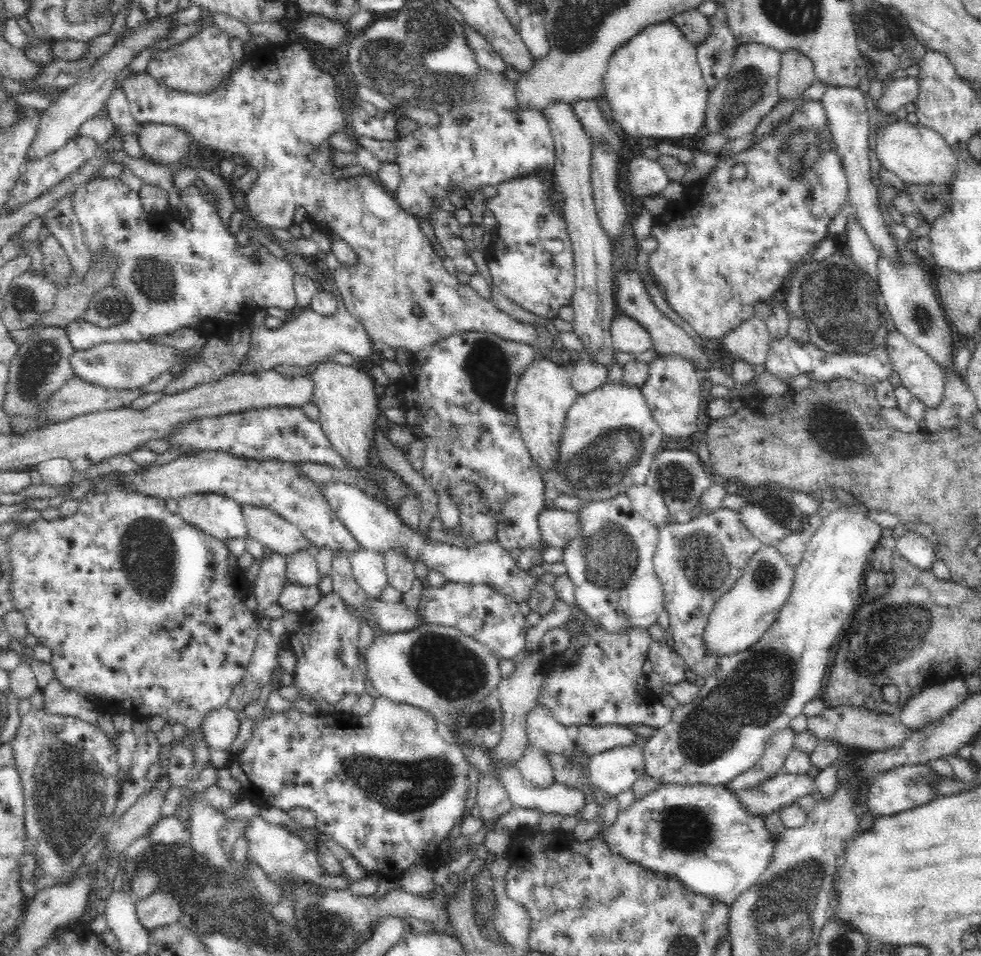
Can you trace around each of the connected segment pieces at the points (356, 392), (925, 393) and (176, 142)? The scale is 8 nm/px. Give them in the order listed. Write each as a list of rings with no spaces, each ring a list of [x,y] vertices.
[[[330,358],[304,371],[303,375],[314,383],[311,403],[320,410],[318,423],[332,447],[356,466],[368,463],[368,450],[375,440],[376,420],[380,414],[380,397],[374,391],[375,380],[354,365],[341,365]]]
[[[898,329],[887,333],[885,344],[901,384],[925,407],[938,406],[944,392],[941,367]]]
[[[142,123],[138,134],[141,151],[157,165],[175,165],[188,160],[195,141],[185,130],[167,124]]]

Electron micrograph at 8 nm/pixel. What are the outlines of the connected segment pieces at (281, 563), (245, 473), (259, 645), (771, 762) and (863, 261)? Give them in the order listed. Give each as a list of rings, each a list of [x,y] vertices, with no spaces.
[[[272,551],[270,555],[264,555],[263,558],[255,586],[251,591],[256,598],[256,608],[252,610],[253,619],[258,623],[266,610],[274,603],[278,603],[278,598],[287,583],[284,555]]]
[[[219,452],[183,455],[167,464],[142,467],[138,472],[110,472],[90,479],[88,493],[108,493],[119,487],[160,501],[174,498],[177,502],[188,494],[222,494],[239,504],[266,506],[288,519],[317,549],[326,548],[332,556],[351,556],[362,549],[356,537],[338,520],[326,499],[316,489],[316,481],[302,476],[295,463],[278,460],[247,461]]]
[[[258,629],[256,647],[250,657],[246,672],[238,685],[234,685],[227,705],[235,711],[242,711],[260,695],[260,689],[272,680],[278,663],[278,649],[281,640],[274,638],[270,629]]]
[[[790,728],[779,730],[774,733],[760,760],[751,766],[745,773],[740,773],[727,788],[733,792],[734,789],[747,789],[758,786],[760,782],[772,778],[781,772],[785,758],[793,749],[793,736],[795,732]]]
[[[851,217],[847,220],[845,226],[845,238],[846,245],[851,251],[851,259],[862,273],[870,278],[872,282],[876,282],[876,288],[878,288],[880,280],[880,271],[878,270],[879,254],[873,244],[870,244],[867,234],[862,232],[858,223]]]

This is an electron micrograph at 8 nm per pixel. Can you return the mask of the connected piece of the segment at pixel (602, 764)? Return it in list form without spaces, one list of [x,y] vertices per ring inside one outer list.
[[[618,746],[612,750],[591,755],[582,784],[592,789],[597,788],[609,796],[616,796],[640,778],[646,776],[641,748]]]

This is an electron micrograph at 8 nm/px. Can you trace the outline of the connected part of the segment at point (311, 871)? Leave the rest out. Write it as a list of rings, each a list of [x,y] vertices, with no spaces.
[[[254,816],[246,822],[244,828],[244,841],[248,848],[248,859],[251,862],[256,862],[265,878],[270,882],[281,886],[288,882],[302,882],[314,885],[314,887],[322,887],[324,889],[346,890],[348,881],[346,879],[334,879],[322,871],[320,863],[318,863],[316,853],[306,849],[304,841],[298,836],[291,833],[283,825],[268,823],[261,816]]]

